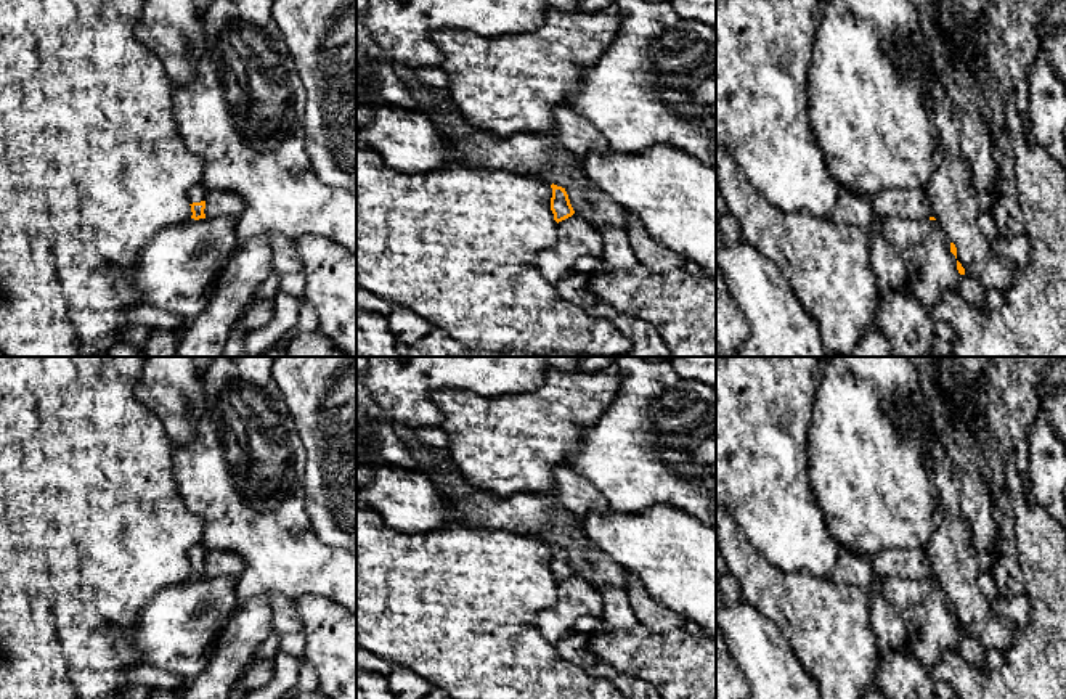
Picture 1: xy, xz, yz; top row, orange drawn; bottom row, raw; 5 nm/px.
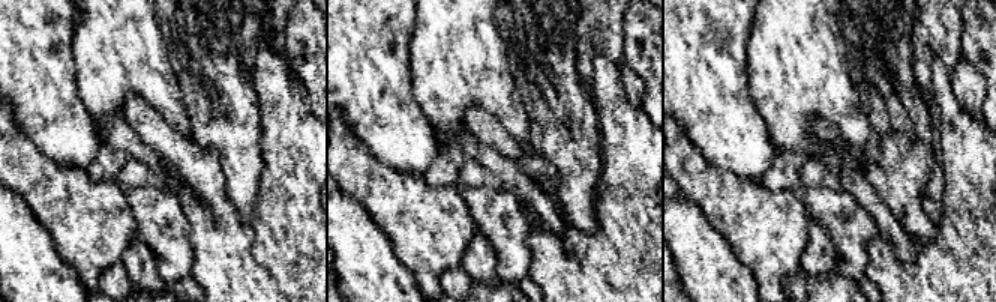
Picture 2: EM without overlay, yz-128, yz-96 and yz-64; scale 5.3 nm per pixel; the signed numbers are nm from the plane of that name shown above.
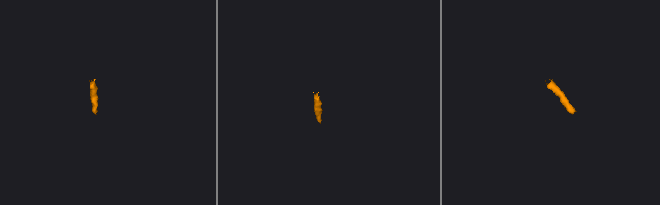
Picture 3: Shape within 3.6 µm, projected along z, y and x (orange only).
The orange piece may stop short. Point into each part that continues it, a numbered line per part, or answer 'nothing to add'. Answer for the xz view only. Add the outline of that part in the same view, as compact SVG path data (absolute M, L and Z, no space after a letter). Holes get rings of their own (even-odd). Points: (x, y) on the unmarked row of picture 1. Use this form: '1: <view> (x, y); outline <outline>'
nothing to add

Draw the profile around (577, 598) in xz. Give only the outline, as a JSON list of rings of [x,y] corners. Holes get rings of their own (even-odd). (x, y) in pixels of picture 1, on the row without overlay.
[[[573,574],[557,583],[557,603],[536,615],[536,627],[543,636],[557,644],[573,633],[580,617],[597,617],[604,614],[604,599],[597,587]]]

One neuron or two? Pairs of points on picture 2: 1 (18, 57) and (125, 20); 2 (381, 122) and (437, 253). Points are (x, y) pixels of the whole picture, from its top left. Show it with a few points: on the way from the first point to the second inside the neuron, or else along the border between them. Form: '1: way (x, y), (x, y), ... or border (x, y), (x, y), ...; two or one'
1: border (75, 30), (74, 72); two
2: border (371, 154), (384, 164), (423, 176); two

